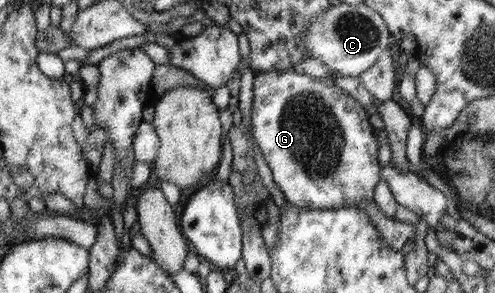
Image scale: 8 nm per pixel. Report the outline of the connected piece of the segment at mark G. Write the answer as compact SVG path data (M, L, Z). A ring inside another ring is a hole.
M293 70L272 71L256 73L254 78L254 96L252 96L251 108L251 126L254 140L262 152L268 167L272 171L273 180L278 188L284 193L288 203L299 206L300 208L311 210L333 209L340 207L359 208L365 212L362 202L374 202L374 187L380 182L380 170L382 170L379 161L379 144L375 138L376 129L372 129L369 123L369 116L360 102L342 92L341 89L334 86L326 86L325 83L319 82L316 78L303 73L296 73Z

